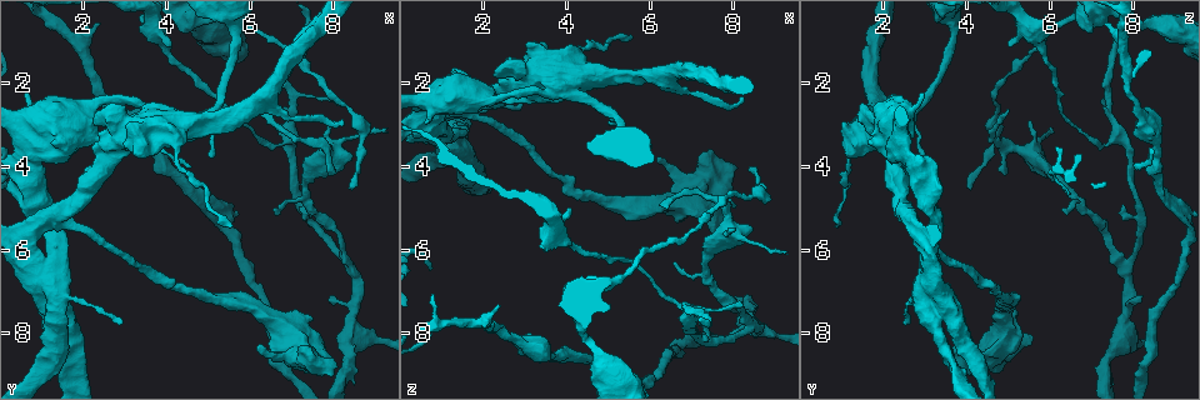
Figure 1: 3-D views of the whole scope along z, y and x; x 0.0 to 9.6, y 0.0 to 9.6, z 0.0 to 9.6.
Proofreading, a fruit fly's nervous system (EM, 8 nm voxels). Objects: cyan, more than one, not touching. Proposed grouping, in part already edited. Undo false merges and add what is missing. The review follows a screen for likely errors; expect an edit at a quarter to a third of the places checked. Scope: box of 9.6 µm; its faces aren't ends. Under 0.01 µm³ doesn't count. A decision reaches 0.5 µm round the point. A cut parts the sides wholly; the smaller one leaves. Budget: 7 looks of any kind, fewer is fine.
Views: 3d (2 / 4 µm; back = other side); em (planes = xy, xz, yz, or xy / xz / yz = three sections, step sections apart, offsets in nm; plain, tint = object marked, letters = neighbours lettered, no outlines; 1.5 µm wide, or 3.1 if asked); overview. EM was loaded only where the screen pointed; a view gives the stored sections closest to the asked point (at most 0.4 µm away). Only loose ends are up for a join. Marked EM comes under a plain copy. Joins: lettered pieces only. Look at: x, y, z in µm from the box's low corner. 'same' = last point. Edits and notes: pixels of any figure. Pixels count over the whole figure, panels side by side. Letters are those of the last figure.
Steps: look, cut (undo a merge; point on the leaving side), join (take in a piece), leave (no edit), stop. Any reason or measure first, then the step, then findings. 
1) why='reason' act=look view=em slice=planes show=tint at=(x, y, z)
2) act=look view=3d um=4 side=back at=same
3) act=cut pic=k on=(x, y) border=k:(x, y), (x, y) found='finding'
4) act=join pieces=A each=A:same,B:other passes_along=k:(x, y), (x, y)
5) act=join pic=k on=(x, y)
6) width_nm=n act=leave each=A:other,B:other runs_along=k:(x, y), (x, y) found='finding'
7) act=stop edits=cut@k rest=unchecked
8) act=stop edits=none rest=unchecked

why='thin end' act=look view=em slice=planes show=letters at=(8.25, 2.55, 7.30)

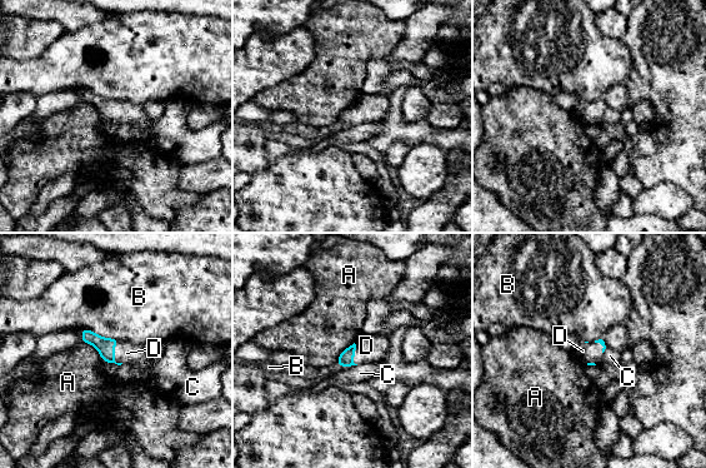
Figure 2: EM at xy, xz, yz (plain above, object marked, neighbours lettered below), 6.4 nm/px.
act=join pieces=D each=A:other,B:other,C:other,D:same passes_along=2:(105, 347), (114, 353), (126, 353) found='it goes on there'

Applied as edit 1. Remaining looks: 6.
why='an open end' act=look view=3d um=2 at=(6.60, 5.05, 6.35)

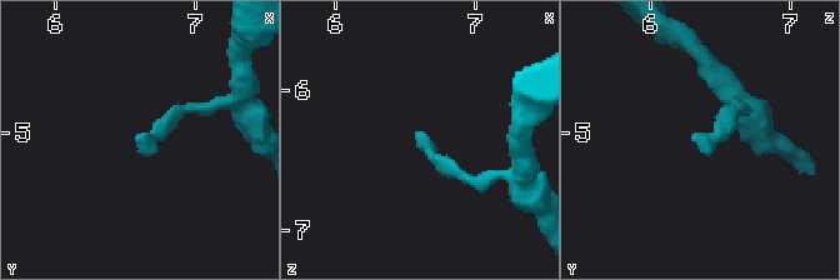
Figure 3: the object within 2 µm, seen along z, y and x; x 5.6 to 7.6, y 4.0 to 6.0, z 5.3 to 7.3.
why='now the EM' act=look view=em slice=planes show=tint at=(6.62, 5.00, 6.30)

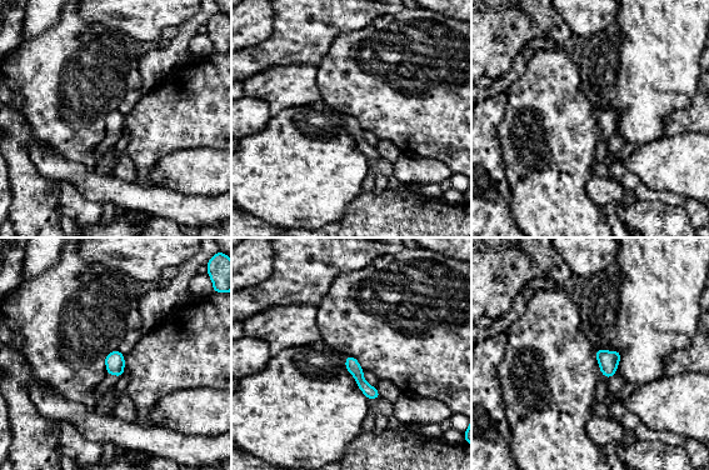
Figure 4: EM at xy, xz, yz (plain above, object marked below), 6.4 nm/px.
why='see the neighbours' act=look view=em slice=planes show=letters at=same

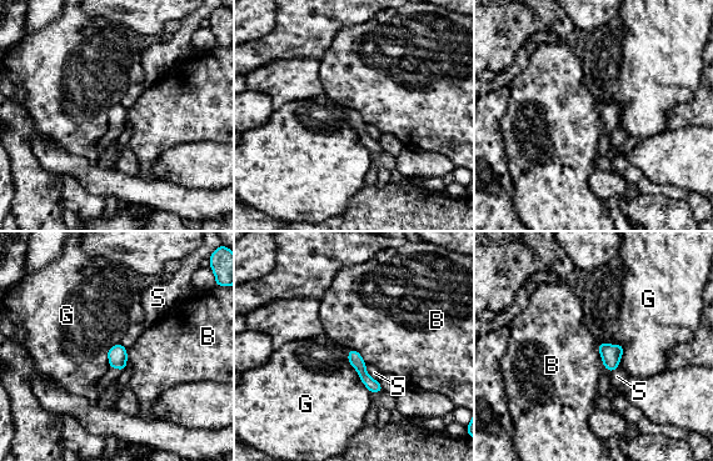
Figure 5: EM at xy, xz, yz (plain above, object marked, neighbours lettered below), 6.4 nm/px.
act=leave each=B:other,G:other,S:other border=5:(348, 350), (349, 364), (372, 392) found='no lettered piece goes on from it'

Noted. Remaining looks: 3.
why='sudden change in width' act=look view=em slice=xz step=4 show=tint at=(8.50, 8.10, 7.90)

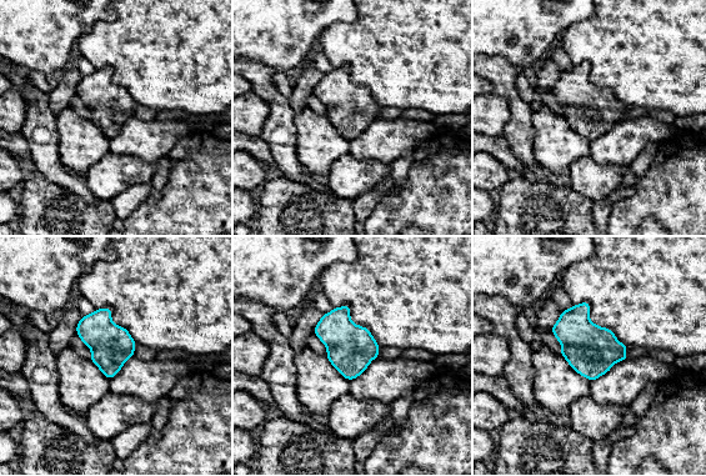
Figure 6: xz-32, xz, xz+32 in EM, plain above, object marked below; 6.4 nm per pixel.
act=look view=em slice=planes show=letters at=same

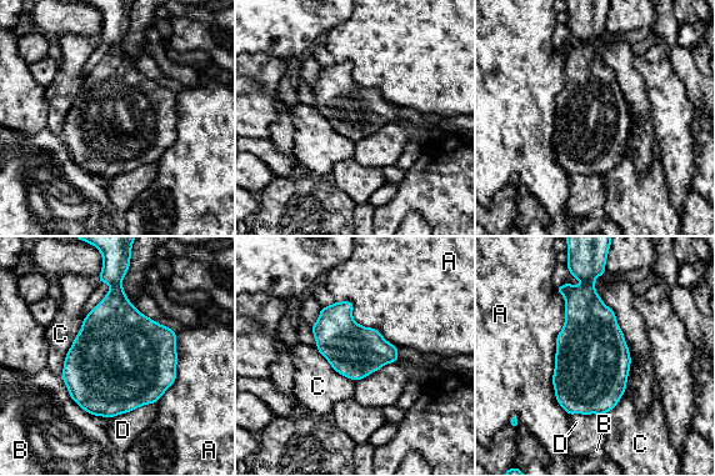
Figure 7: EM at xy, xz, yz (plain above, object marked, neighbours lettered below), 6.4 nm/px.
longest_contact=A:850nm act=leave each=A:other,B:other,C:other,D:other border=7:(86, 315), (66, 354), (61, 377) found='continuous, no second neuron'

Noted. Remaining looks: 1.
act=stop edits=join@2 rest=unchecked

